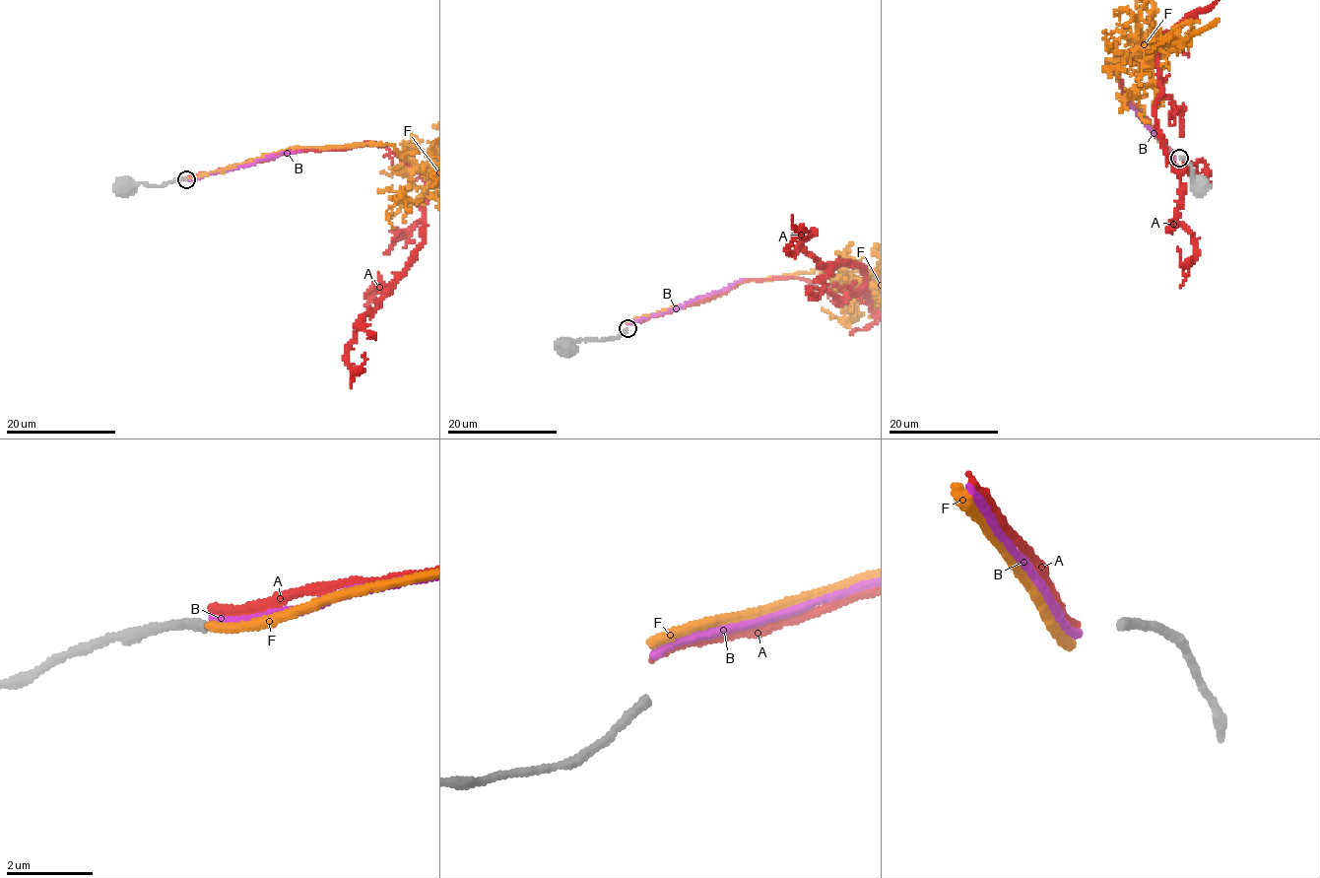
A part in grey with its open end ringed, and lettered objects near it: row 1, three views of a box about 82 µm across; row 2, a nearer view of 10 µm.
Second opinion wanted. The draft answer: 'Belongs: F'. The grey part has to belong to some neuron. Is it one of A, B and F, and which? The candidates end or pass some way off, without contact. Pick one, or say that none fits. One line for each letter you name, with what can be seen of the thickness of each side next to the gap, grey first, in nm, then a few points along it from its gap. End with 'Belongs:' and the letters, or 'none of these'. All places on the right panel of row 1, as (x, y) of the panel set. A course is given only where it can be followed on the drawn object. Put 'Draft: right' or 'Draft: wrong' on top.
Draft: wrong
Belongs: none of these

